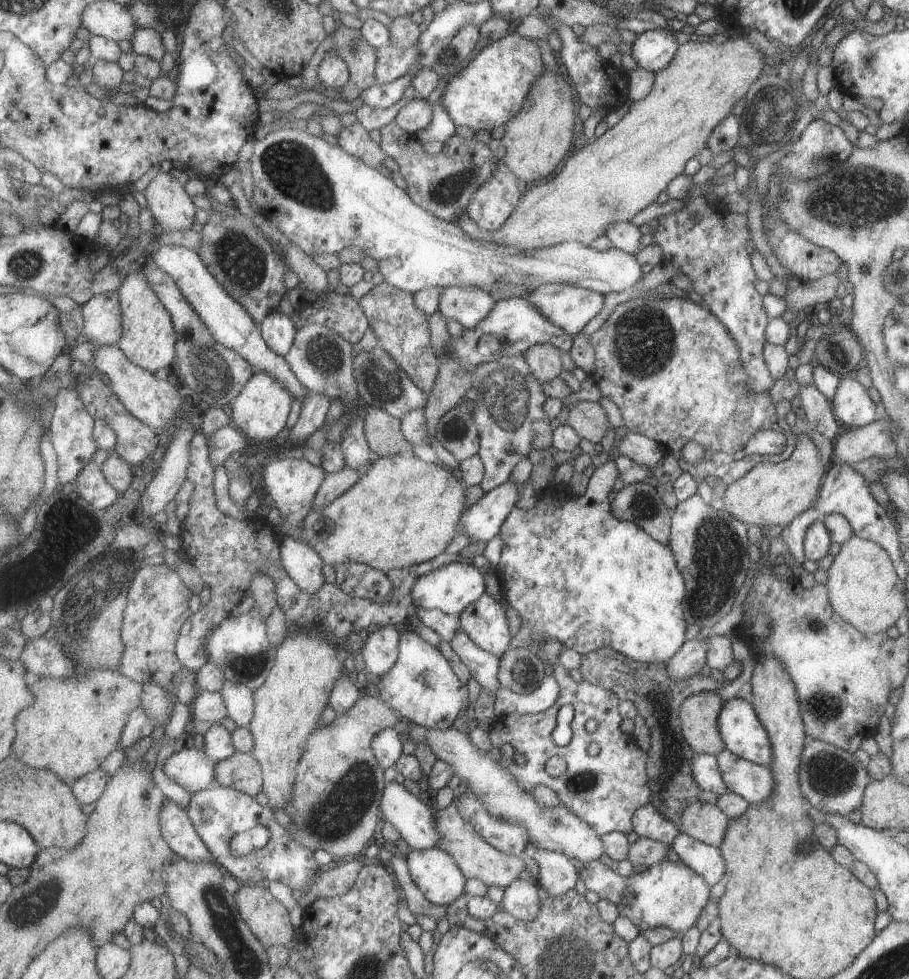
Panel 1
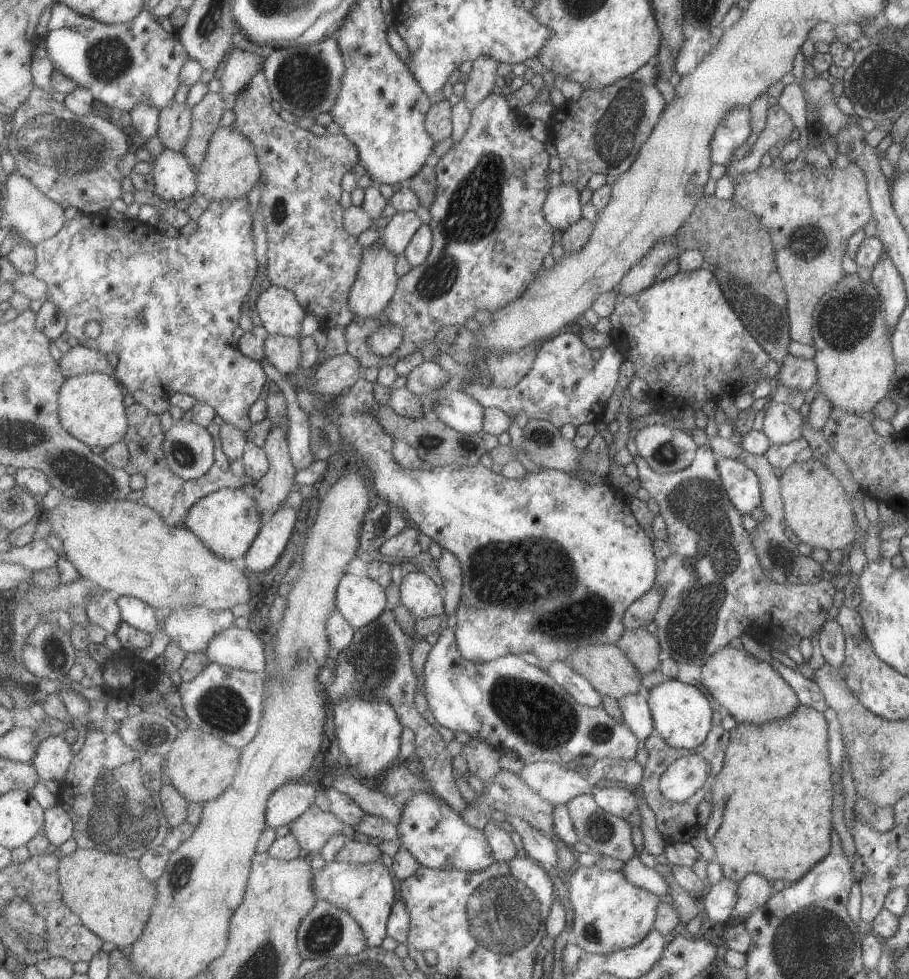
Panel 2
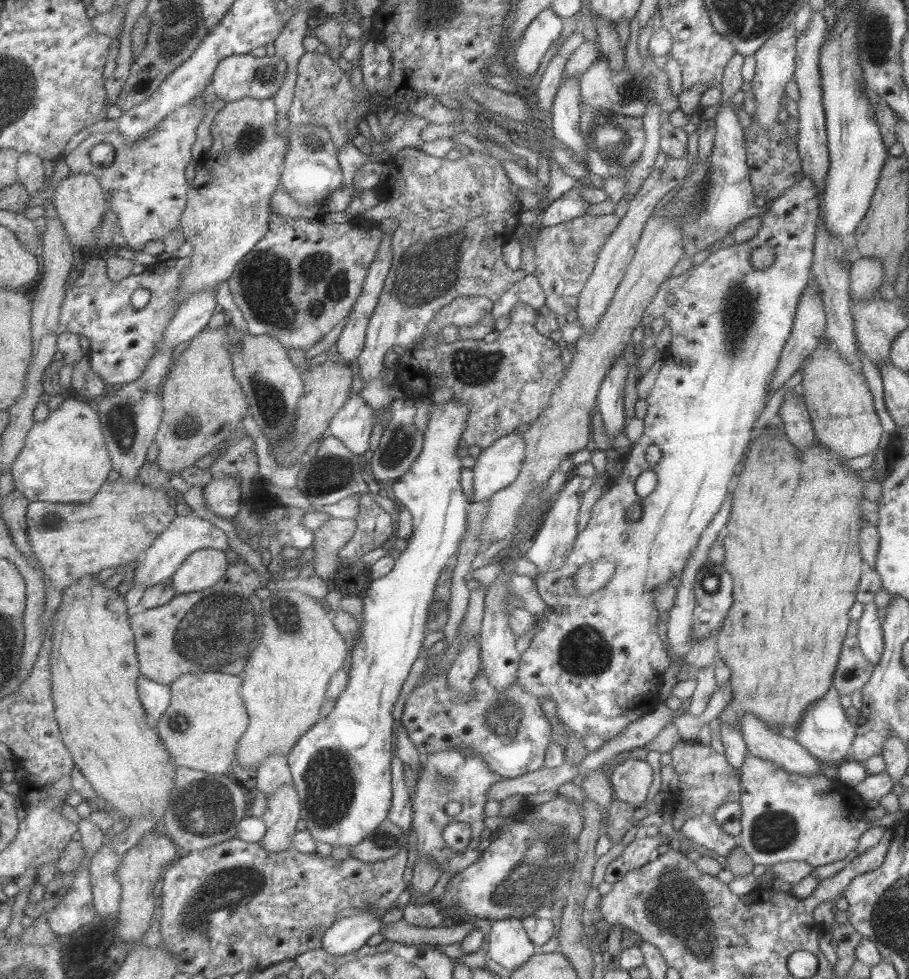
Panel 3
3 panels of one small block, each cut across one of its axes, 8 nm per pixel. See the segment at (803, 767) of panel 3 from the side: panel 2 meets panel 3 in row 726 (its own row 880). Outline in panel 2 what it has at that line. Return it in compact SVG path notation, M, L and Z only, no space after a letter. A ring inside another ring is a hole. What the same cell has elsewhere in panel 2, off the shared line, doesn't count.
M747 874L738 882L737 902L734 904L731 915L737 918L747 917L756 908L763 906L775 893L777 887L760 874Z

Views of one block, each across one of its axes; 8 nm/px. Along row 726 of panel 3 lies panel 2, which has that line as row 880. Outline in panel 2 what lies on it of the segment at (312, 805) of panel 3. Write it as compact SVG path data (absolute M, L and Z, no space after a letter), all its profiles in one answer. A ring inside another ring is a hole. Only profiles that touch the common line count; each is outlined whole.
M337 860L324 863L314 872L314 891L318 900L324 900L337 908L346 910L363 927L368 947L380 947L387 938L388 922L392 908L399 898L399 883L390 869L388 861L375 861L349 867Z

